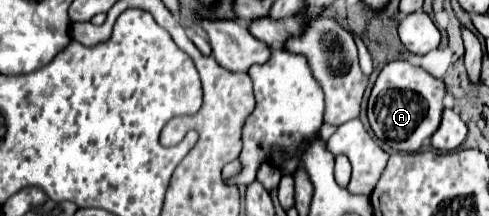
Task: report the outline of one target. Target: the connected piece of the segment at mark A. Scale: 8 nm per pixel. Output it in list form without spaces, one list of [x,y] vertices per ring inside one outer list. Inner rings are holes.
[[[392,61],[380,71],[372,87],[372,95],[368,101],[370,127],[376,133],[376,137],[392,149],[418,151],[424,139],[432,137],[436,133],[436,127],[440,127],[444,95],[444,83],[426,73],[422,67],[416,67],[408,61]]]

